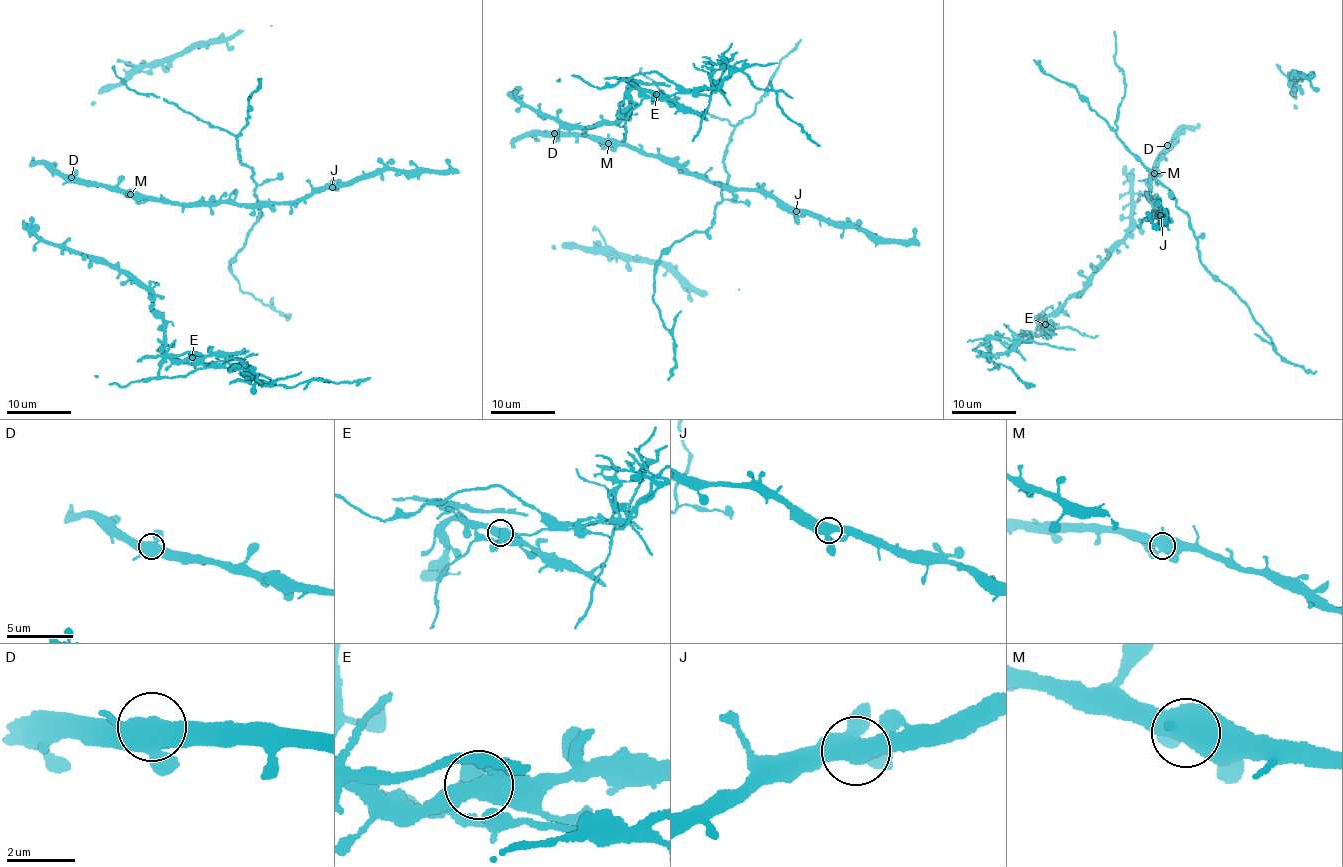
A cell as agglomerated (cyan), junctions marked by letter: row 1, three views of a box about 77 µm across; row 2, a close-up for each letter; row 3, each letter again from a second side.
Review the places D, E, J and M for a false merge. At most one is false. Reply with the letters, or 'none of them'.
E

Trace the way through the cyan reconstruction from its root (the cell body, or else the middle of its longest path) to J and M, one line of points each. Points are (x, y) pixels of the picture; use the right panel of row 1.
J: (1166, 150), (1154, 163), (1148, 178), (1149, 193), (1145, 198), (1154, 203), (1153, 212), (1145, 219), (1160, 215)
M: (1166, 150), (1154, 163), (1154, 173)

